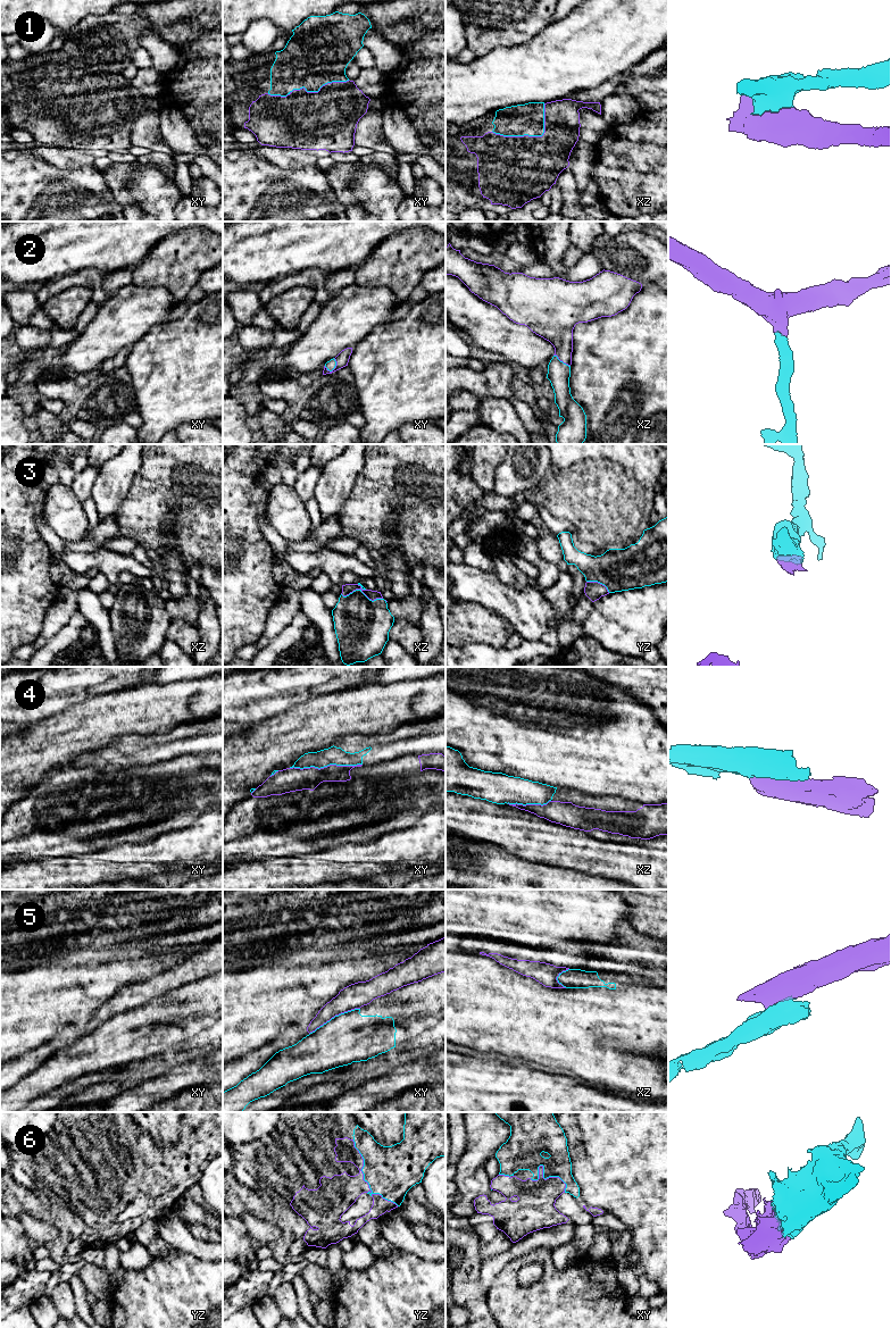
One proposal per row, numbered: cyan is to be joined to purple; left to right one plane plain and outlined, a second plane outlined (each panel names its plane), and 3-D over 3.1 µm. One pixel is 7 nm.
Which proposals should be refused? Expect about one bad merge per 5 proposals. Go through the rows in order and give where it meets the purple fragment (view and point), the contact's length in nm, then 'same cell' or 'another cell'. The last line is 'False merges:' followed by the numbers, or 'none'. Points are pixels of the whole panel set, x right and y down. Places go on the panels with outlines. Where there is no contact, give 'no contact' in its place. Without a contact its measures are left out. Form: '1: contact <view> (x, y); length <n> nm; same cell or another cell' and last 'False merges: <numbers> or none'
1: contact xy (308, 92); length 600 nm; another cell
2: contact xy (336, 365); length 110 nm; same cell
3: contact xz (361, 591); length 300 nm; same cell
4: contact xy (325, 767); length 500 nm; another cell
5: contact xy (334, 1016); length 400 nm; another cell
6: contact yz (363, 1179); length 550 nm; same cell
False merges: 1, 4, 5

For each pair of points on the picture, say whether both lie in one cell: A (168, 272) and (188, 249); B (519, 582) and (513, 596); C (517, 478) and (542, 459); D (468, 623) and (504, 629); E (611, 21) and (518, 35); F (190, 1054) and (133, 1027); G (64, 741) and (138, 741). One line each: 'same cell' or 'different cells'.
A: same cell
B: different cells
C: same cell
D: same cell
E: different cells
F: different cells
G: different cells

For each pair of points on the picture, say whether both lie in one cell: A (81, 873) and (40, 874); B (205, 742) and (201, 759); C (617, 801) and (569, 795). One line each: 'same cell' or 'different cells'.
A: same cell
B: different cells
C: same cell

